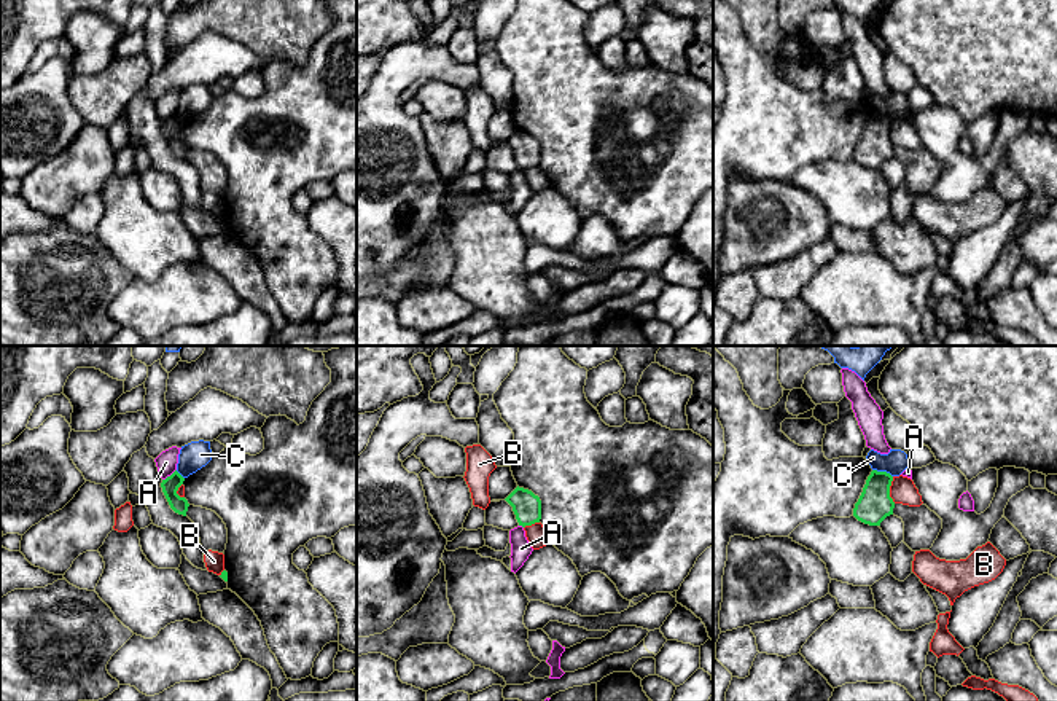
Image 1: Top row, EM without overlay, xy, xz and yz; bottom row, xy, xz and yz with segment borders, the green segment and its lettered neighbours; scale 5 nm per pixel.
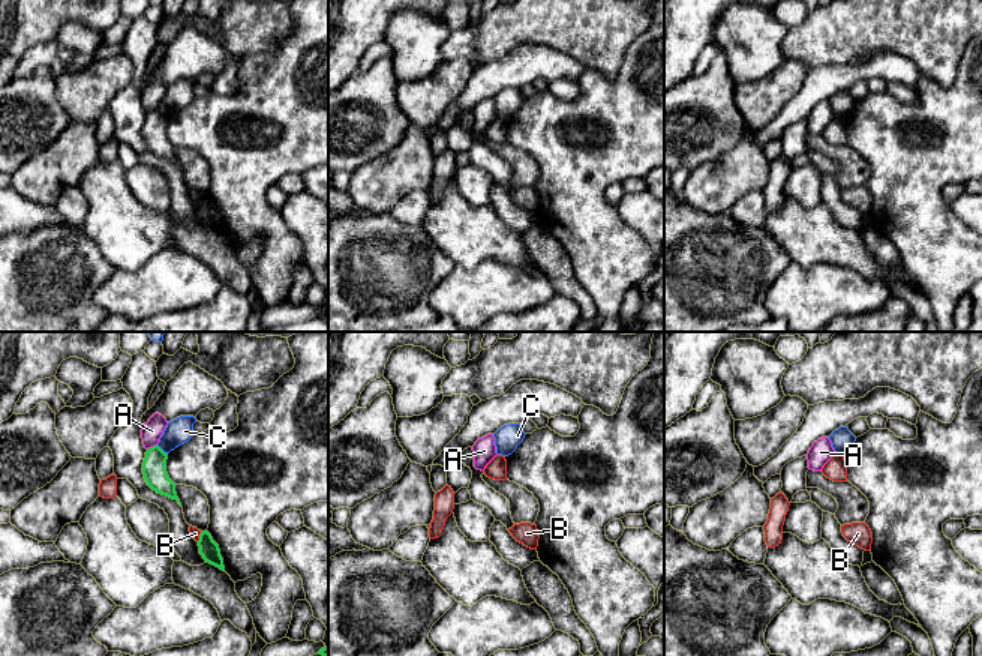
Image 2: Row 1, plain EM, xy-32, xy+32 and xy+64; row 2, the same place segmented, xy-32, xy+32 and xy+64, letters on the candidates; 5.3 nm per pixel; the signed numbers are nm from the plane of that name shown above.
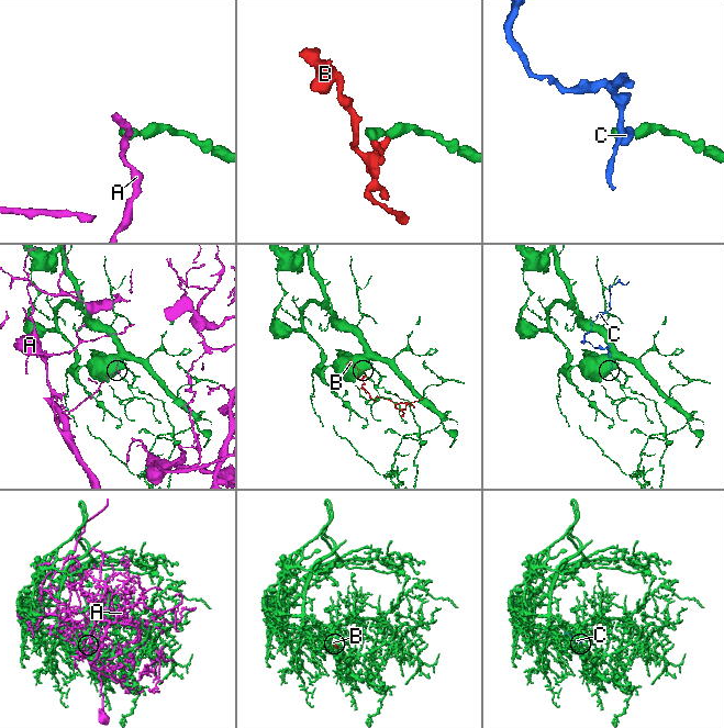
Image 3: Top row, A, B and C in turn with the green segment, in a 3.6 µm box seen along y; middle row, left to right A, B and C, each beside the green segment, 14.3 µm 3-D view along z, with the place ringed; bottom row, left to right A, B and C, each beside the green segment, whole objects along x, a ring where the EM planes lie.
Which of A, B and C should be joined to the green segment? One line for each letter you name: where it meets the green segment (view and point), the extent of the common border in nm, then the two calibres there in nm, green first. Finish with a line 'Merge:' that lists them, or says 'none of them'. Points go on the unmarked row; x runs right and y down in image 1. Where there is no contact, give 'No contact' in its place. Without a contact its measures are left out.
Merge: none of them

